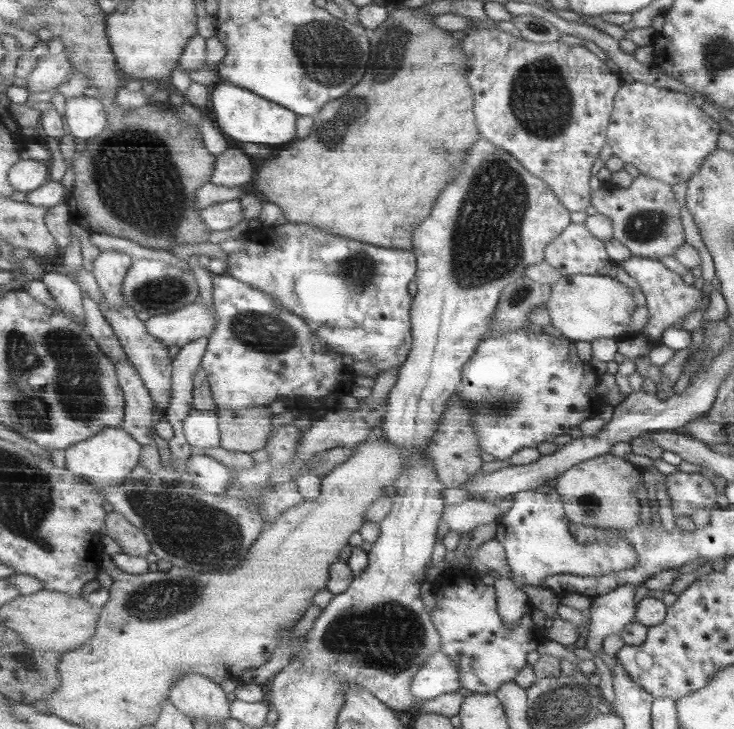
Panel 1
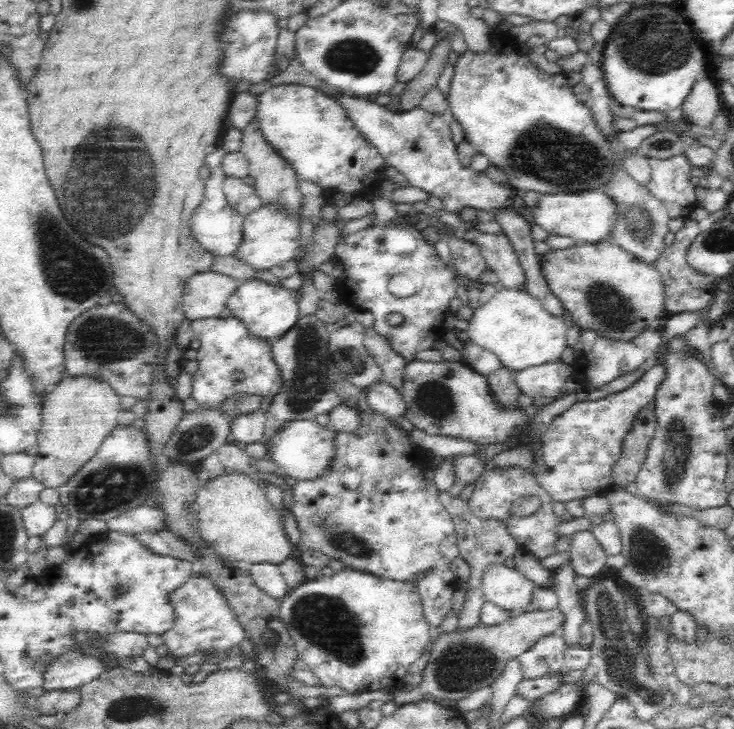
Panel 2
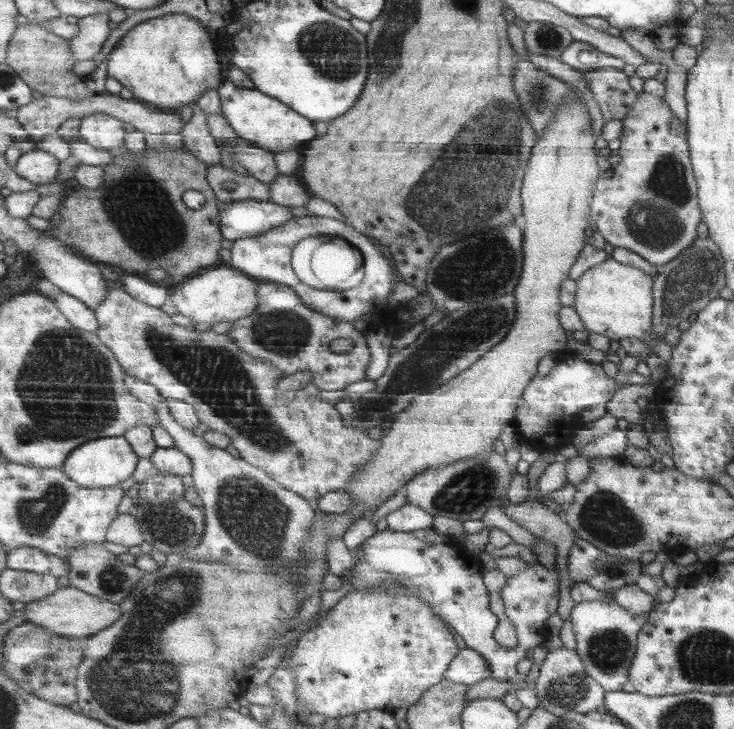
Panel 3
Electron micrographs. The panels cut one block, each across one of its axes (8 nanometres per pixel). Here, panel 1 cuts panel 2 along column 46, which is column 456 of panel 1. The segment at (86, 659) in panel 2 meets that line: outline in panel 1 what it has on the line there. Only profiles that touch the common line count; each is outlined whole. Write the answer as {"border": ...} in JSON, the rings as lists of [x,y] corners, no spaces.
{"border":[[[436,652],[415,676],[412,691],[423,701],[437,696],[457,692],[462,687],[460,668],[446,652]]]}

